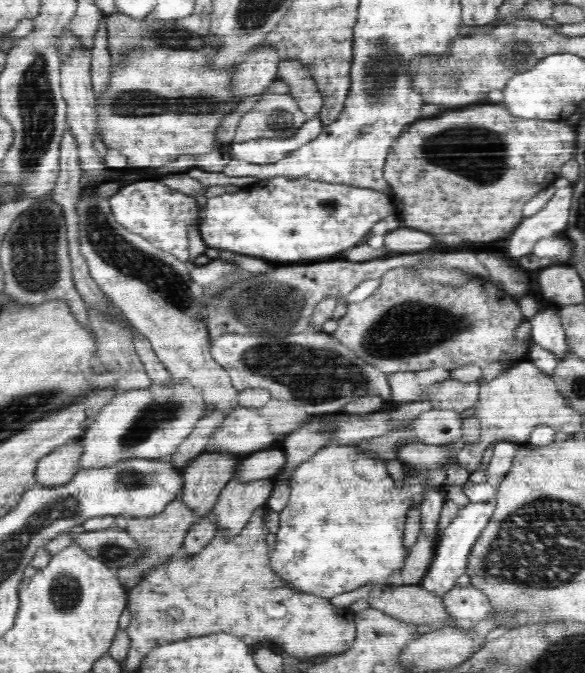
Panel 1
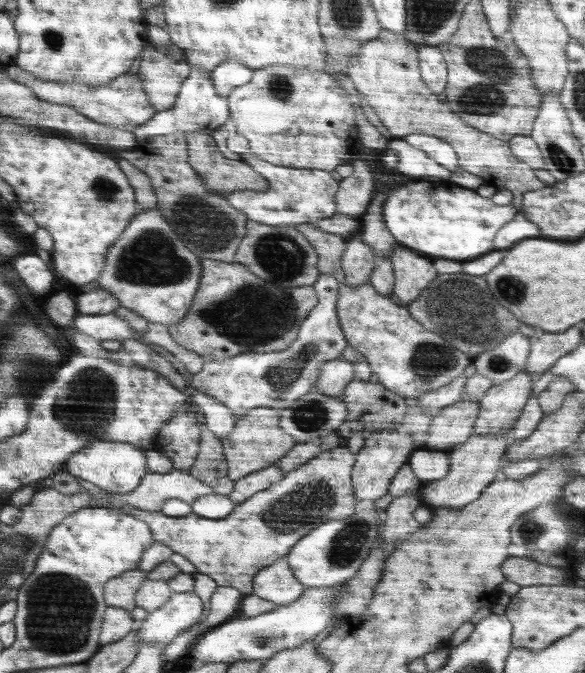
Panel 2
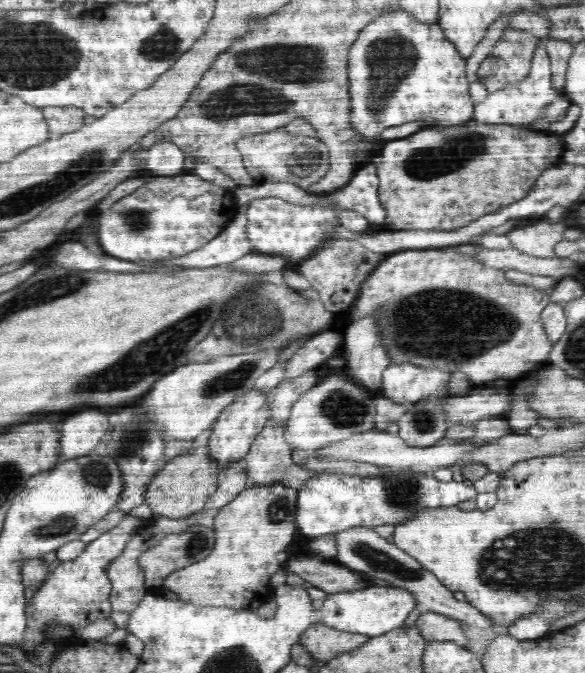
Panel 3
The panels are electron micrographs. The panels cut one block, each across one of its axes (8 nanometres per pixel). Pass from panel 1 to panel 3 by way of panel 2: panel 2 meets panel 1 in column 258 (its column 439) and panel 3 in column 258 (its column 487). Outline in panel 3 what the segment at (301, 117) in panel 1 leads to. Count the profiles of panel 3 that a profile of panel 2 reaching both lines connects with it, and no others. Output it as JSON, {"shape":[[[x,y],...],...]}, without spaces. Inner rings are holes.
{"shape":[[[284,126],[242,137],[234,148],[239,150],[244,167],[257,184],[288,182],[308,191],[327,173],[330,164],[329,148],[320,139],[310,135],[292,135]]]}

